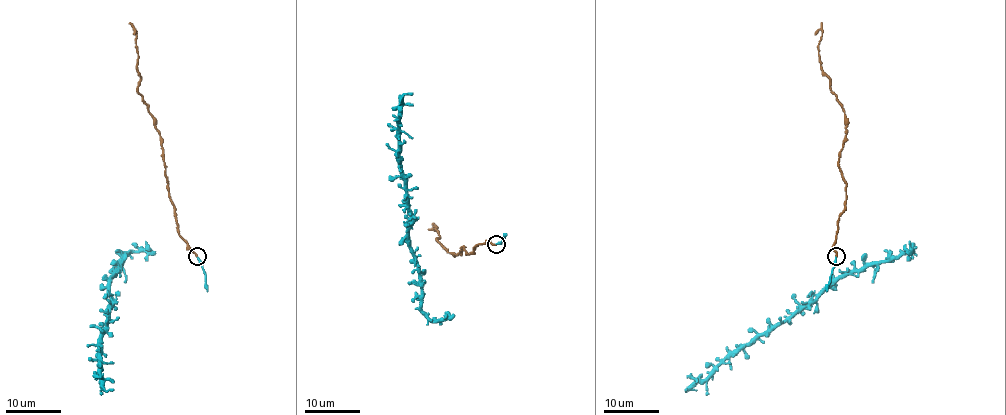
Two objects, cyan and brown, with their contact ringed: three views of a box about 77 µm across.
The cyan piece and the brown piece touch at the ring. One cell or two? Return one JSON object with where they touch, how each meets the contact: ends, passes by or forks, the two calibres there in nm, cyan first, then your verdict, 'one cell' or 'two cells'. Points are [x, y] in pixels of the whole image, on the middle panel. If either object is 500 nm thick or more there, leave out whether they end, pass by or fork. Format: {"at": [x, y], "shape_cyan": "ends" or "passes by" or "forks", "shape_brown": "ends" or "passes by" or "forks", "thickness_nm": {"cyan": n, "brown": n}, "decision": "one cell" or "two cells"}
{"at": [496, 244], "shape_cyan": "ends", "shape_brown": "ends", "thickness_nm": {"cyan": 180, "brown": 200}, "decision": "one cell"}

